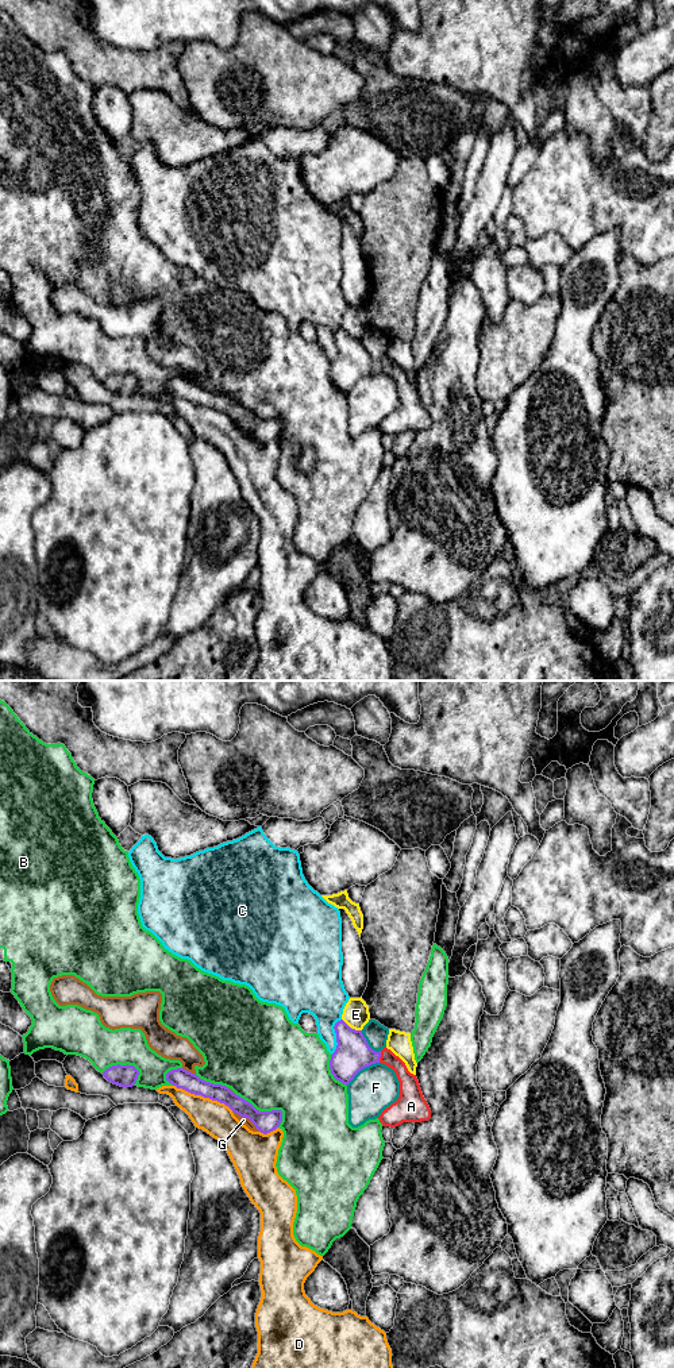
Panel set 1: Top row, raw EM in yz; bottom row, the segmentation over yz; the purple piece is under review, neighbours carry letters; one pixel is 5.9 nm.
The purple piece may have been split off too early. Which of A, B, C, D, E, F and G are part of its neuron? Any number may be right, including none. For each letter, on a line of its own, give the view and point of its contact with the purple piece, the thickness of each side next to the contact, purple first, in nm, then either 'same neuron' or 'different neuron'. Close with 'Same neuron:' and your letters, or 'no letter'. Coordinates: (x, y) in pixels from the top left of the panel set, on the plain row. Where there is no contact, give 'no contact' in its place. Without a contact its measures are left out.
A: contact yz (380, 365); calibres 220 and 120 nm; same neuron
B: contact yz (119, 373); calibres 130 and 240 nm; different neuron
C: contact yz (336, 346); calibres 220 and 240 nm; different neuron
D: contact yz (203, 404); calibres 120 and 200 nm; different neuron
E: contact yz (346, 332); calibres 220 and 160 nm; different neuron
F: contact yz (362, 377); calibres 220 and 280 nm; different neuron
G: contact yz (246, 426); calibres 130 and 50 nm; different neuron
Same neuron: A

